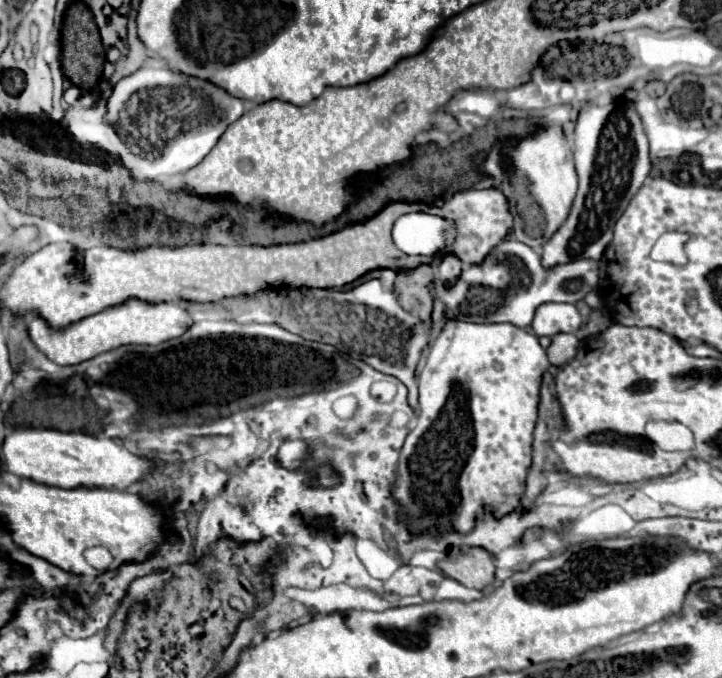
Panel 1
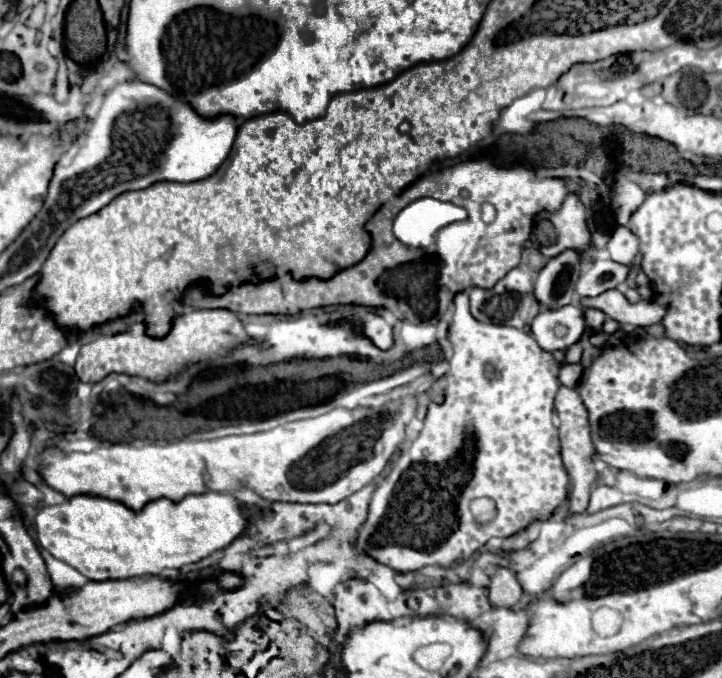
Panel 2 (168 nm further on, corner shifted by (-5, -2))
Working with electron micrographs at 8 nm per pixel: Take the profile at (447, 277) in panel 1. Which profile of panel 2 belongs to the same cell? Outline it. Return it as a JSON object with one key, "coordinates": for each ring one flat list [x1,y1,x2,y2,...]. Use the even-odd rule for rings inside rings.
{"coordinates":[[468,290,464,292,456,292,454,296,454,316,452,322,448,326,448,342,452,344,452,358,450,358,450,368,448,372,440,378,438,388,440,392,444,392,444,402,436,404,434,400,430,400,428,404,428,414,424,418,424,428,418,434,418,438,412,442,408,454,402,454,394,464,392,464,392,472,378,484,372,502,370,502,370,510,368,510,368,520,360,532,360,546,364,552,368,552,372,558,376,558,378,562,390,566,392,570,398,572,408,572,408,570,418,570,422,566,428,564,438,564,438,566,450,566,460,558,468,558,472,552,476,552,480,546,484,546,492,536,512,536,514,532,518,532,520,528,528,526,532,520,546,520,554,508,558,504,564,502,566,494,568,494,568,472,562,466,562,458,560,458,560,440,558,440,558,430,552,424,552,410,554,410,554,396,558,390,558,368,560,364,554,360,554,356,546,350,542,350,536,340,532,338,530,332,526,330,518,330,507,324,480,324,468,308],[474,498,490,498,496,502,496,516,486,522,486,524,478,524,474,514,470,512,470,502]]}

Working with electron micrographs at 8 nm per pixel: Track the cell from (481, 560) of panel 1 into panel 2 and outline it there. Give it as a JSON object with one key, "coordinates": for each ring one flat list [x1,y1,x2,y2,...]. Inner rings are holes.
{"coordinates":[[504,566,496,568,486,592,488,592,490,604,504,606,504,608,512,608,522,596,522,588,520,588,514,572]]}

